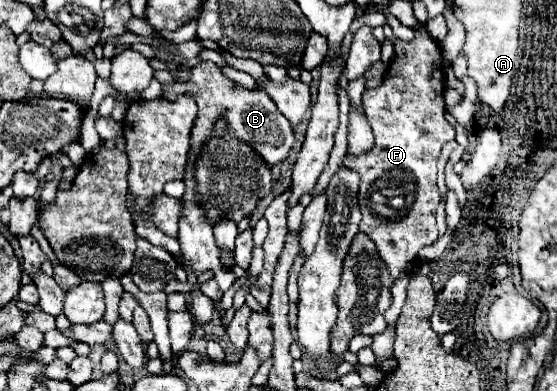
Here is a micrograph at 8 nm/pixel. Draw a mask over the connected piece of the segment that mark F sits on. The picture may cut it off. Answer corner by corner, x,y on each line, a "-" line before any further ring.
416,32
412,42
396,40
394,58
388,66
382,86
374,90
366,88
362,96
366,118
374,130
372,152
366,152
364,156
346,154
342,160
342,166
358,170
362,176
358,192
358,204
362,212
360,232
374,240
392,276
406,272
416,260
418,250
438,238
438,154
442,146
456,136
454,126
450,126
444,118
442,66
440,48
430,34

